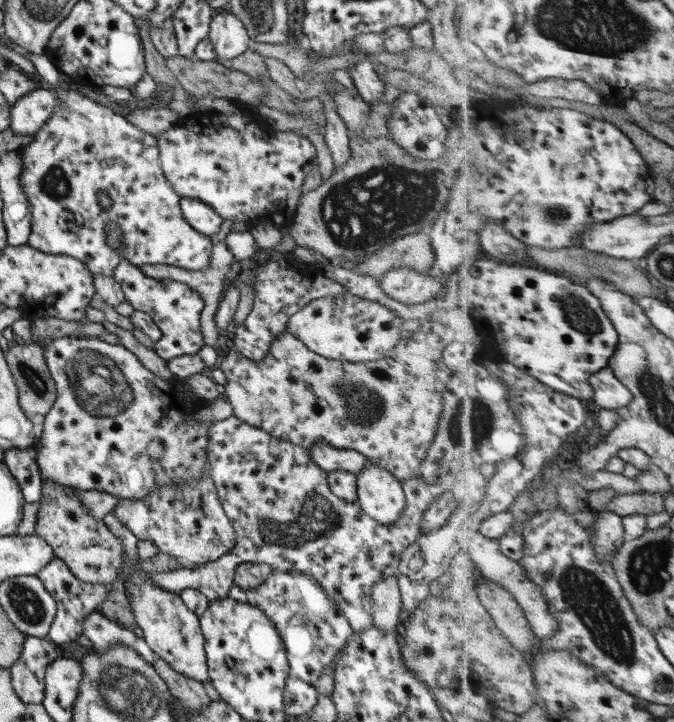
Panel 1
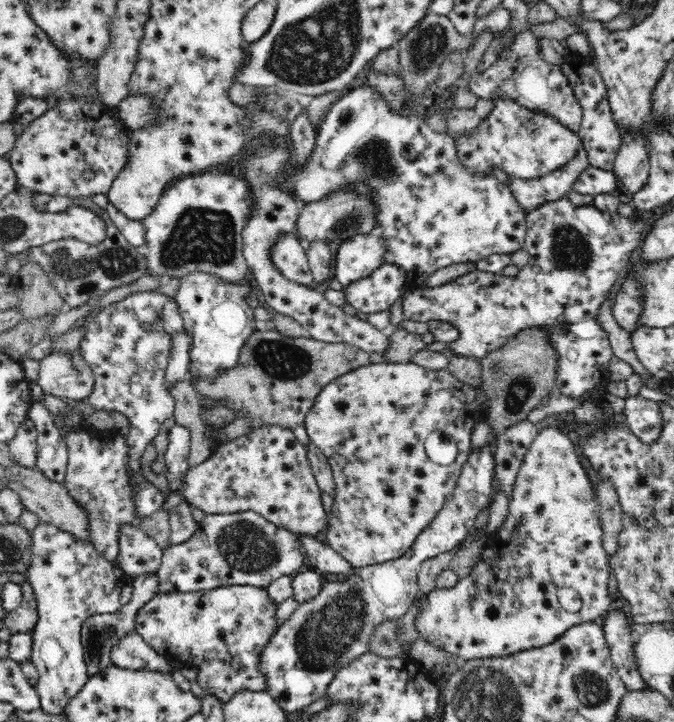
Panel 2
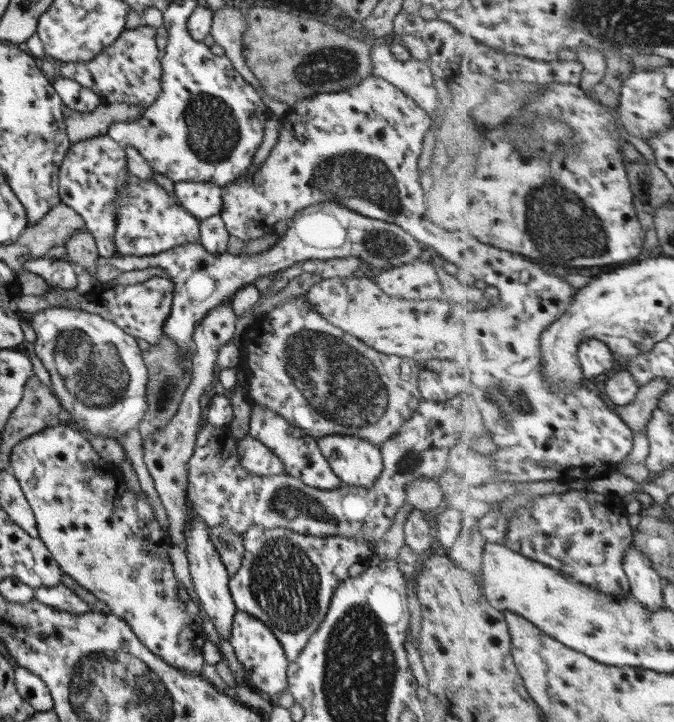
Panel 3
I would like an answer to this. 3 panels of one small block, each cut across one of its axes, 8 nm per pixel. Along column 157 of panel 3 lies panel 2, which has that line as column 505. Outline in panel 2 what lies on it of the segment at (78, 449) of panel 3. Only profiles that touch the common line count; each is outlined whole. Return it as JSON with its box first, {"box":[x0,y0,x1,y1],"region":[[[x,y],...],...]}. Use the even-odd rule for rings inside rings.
{"box":[414,427,615,662],"region":[[[546,427],[542,429],[534,442],[528,447],[526,451],[520,472],[518,472],[514,482],[514,496],[509,501],[510,514],[508,520],[504,523],[501,531],[488,538],[486,550],[480,558],[480,562],[476,564],[476,568],[466,576],[466,578],[459,578],[458,584],[450,589],[436,589],[433,588],[428,594],[418,594],[415,598],[417,602],[417,613],[414,617],[414,626],[418,636],[424,642],[431,644],[438,650],[443,650],[449,655],[452,655],[457,661],[470,662],[470,660],[486,660],[486,658],[502,658],[502,656],[512,656],[516,652],[532,650],[532,648],[542,648],[548,646],[552,642],[556,642],[564,632],[569,628],[578,626],[578,624],[586,623],[601,623],[604,621],[606,614],[610,612],[610,607],[615,600],[615,597],[610,594],[610,571],[608,568],[608,556],[602,546],[602,531],[600,526],[600,510],[598,506],[598,499],[594,496],[592,491],[592,482],[586,477],[586,472],[582,469],[578,458],[576,457],[576,450],[572,446],[572,442],[568,439],[566,433],[561,431],[560,427]],[[560,588],[572,588],[582,601],[581,609],[578,612],[566,611],[556,597],[556,591]]]}

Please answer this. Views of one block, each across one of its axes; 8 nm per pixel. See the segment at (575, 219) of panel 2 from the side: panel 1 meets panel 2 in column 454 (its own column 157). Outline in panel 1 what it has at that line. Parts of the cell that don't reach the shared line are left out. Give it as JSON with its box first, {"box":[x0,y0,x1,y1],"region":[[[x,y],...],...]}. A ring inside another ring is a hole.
{"box":[113,257,204,360],"region":[[[123,257],[119,259],[117,268],[113,270],[113,279],[119,284],[124,300],[135,310],[144,312],[151,317],[155,326],[161,331],[158,340],[153,341],[152,351],[165,360],[176,356],[192,355],[199,352],[204,346],[200,331],[200,316],[203,310],[203,301],[193,289],[185,284],[171,280],[153,280],[141,273],[137,266],[133,266]]]}

